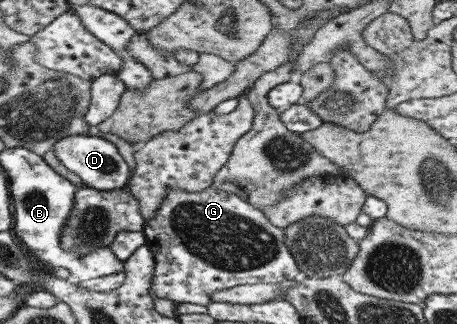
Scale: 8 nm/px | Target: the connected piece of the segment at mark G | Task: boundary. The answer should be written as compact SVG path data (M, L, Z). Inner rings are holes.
M207 187L201 192L187 192L181 189L170 188L166 192L166 197L160 202L159 208L156 208L156 215L152 219L145 221L142 231L146 238L146 246L151 250L151 253L153 253L153 259L155 260L151 294L153 297L157 296L157 298L161 297L172 300L176 305L189 303L207 307L212 301L210 294L220 290L249 284L281 284L302 276L297 267L297 262L293 259L291 253L289 253L287 245L285 245L284 229L277 228L277 226L271 224L261 209L255 208L243 197L237 196L232 192L224 191L223 189Z

